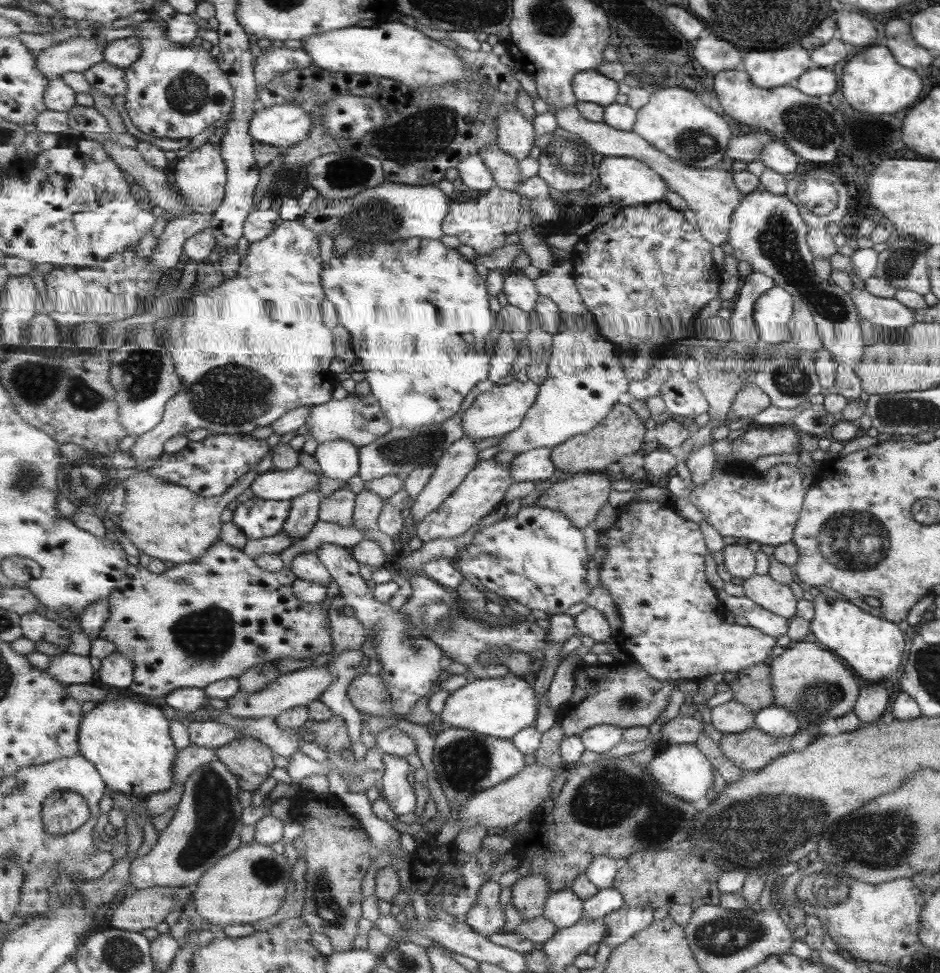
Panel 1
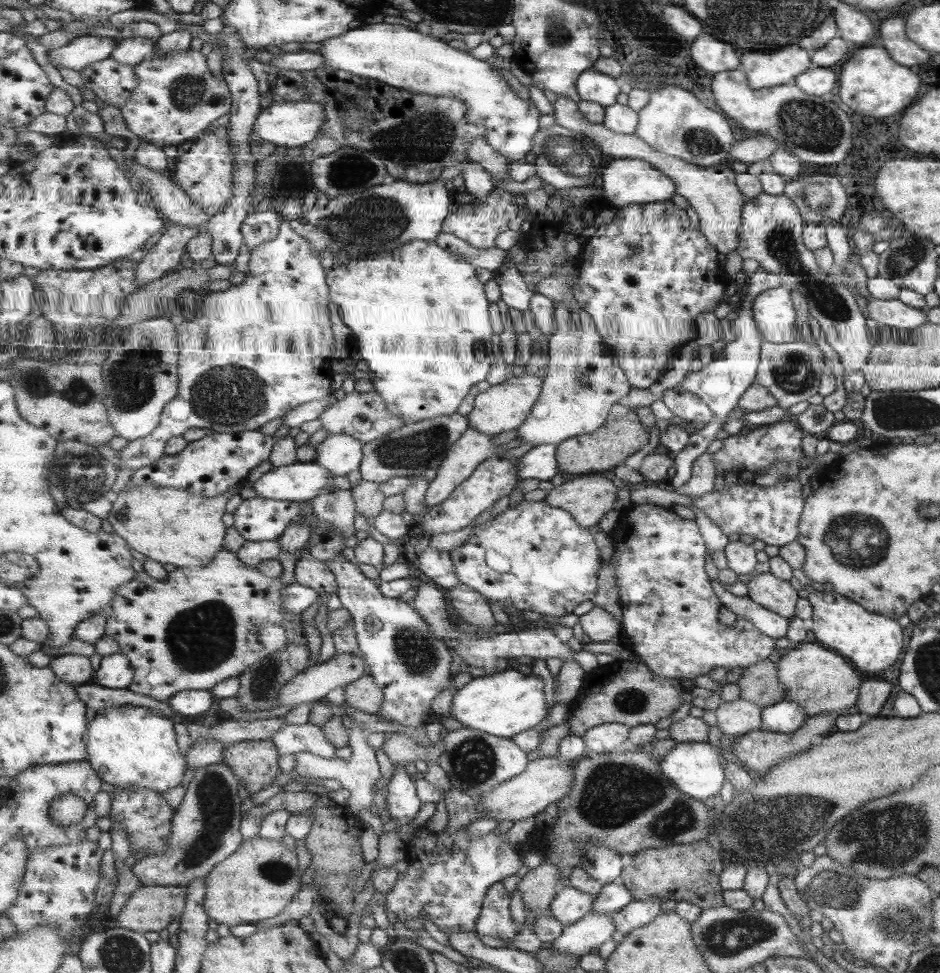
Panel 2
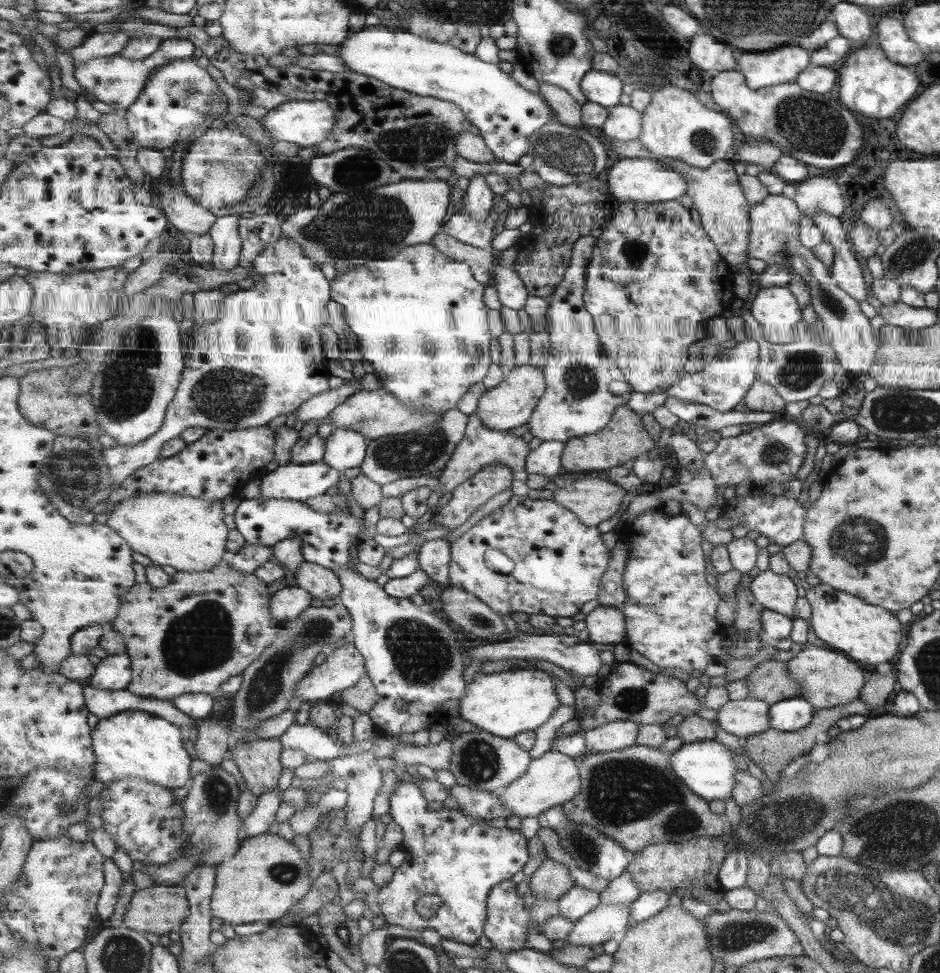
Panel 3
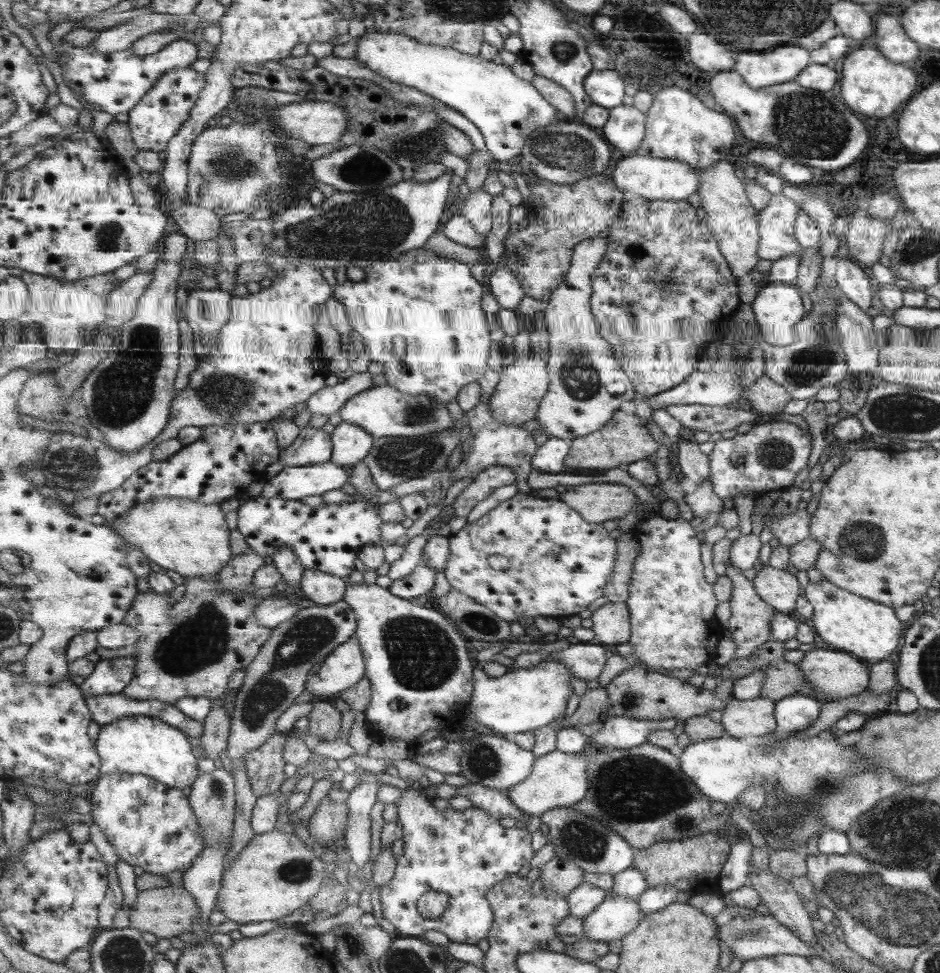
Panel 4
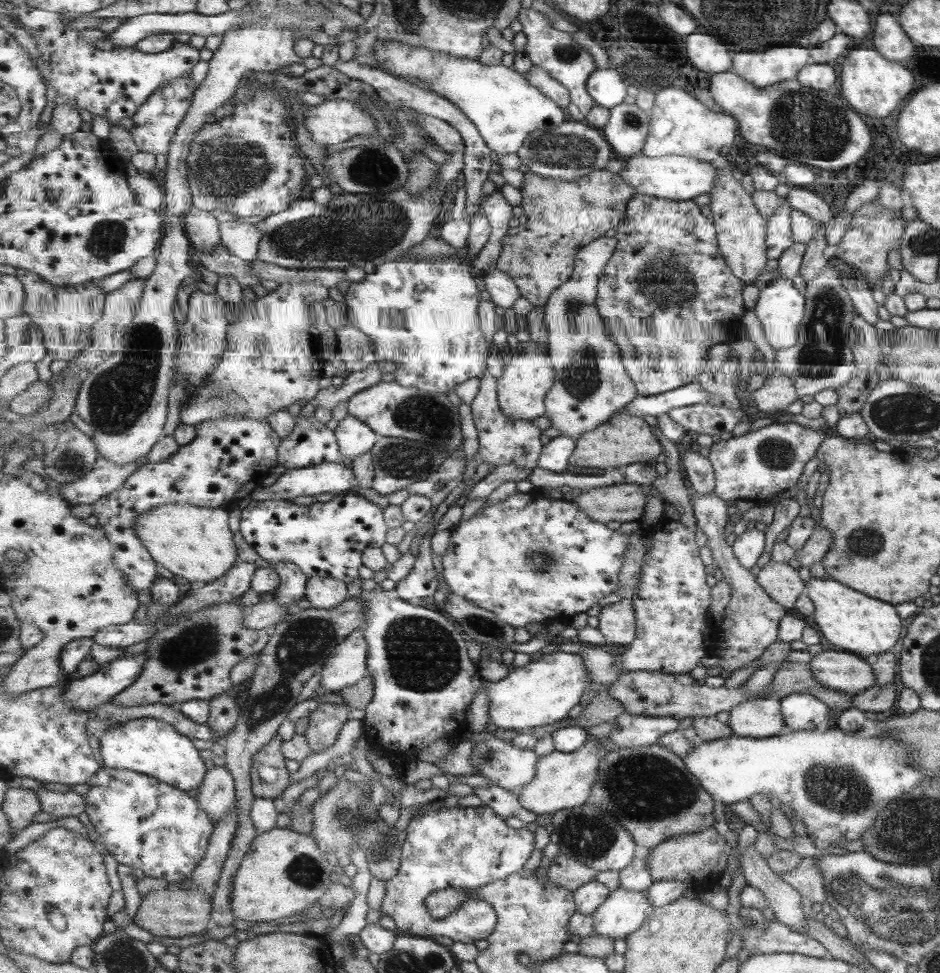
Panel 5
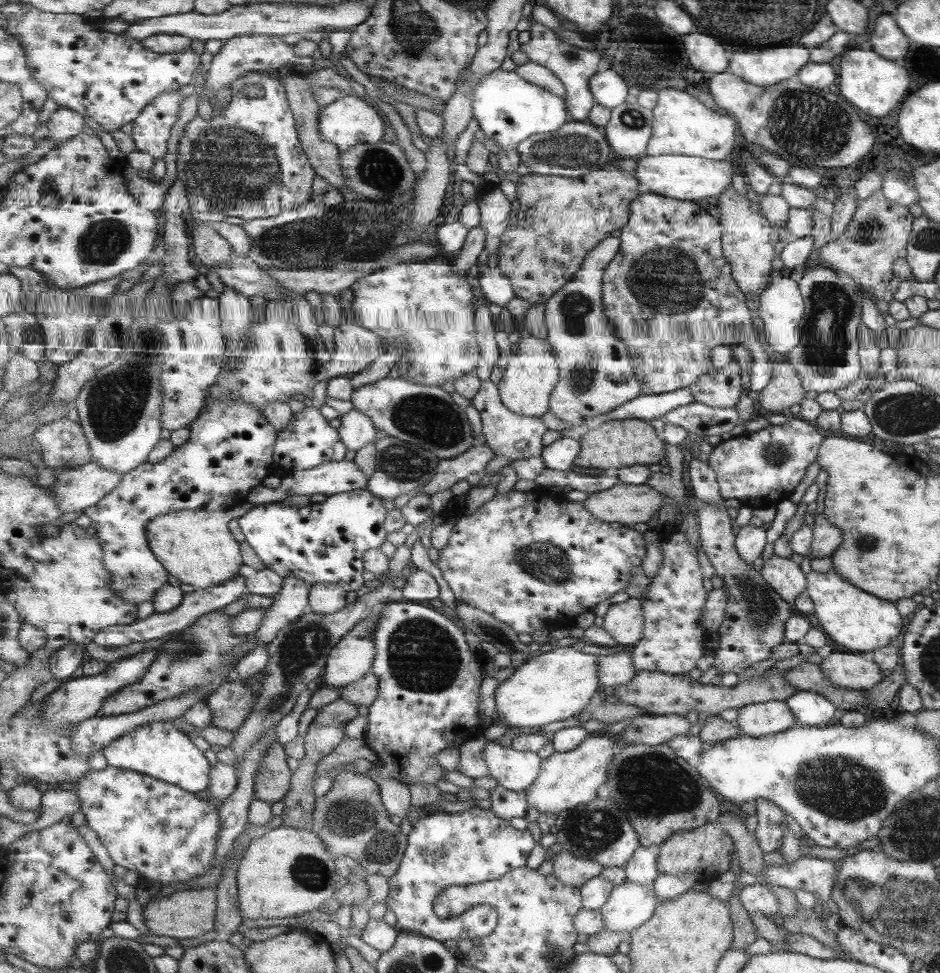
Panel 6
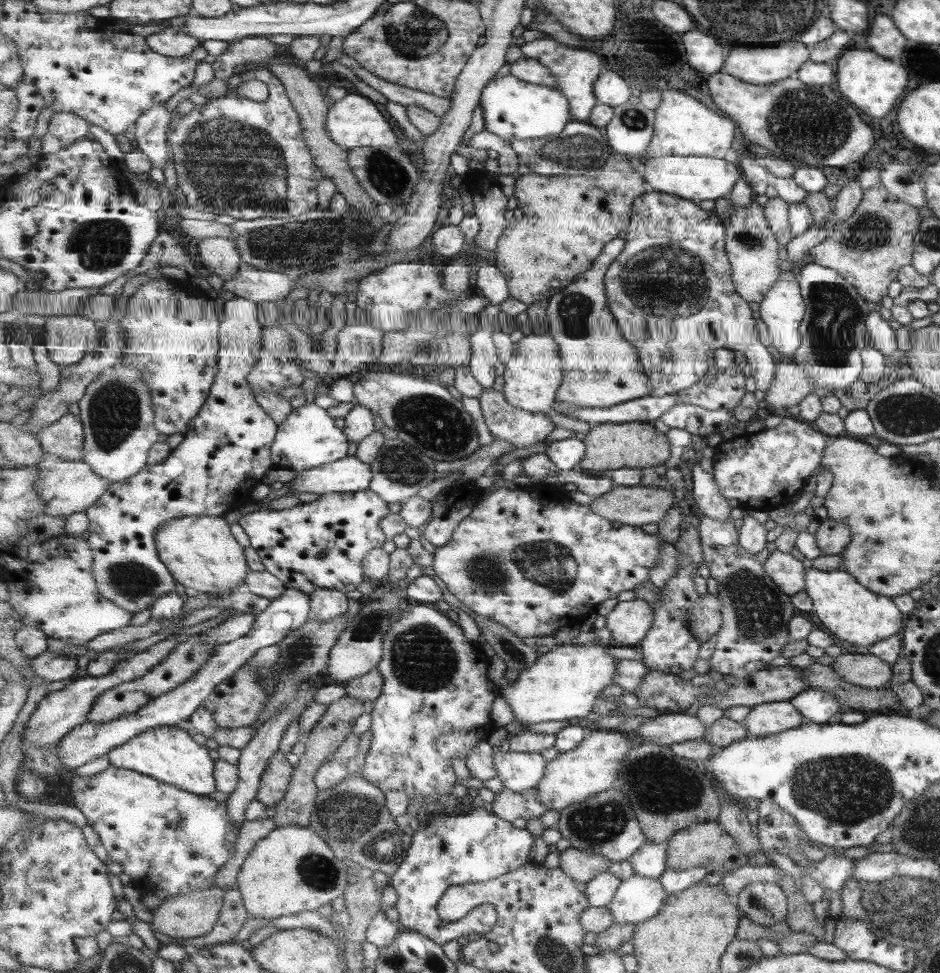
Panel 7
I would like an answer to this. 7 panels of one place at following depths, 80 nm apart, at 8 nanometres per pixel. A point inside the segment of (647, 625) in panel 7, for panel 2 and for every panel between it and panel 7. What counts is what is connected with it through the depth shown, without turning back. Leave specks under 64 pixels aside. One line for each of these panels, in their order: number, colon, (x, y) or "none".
2: (600, 625)
3: (606, 625)
4: (611, 623)
5: (617, 622)
6: (625, 622)

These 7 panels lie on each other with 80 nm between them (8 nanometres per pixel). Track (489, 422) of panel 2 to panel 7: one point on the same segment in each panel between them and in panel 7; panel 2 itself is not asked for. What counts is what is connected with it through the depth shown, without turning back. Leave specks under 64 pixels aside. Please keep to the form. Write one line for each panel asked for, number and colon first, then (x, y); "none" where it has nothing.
3: (511, 404)
4: (523, 385)
5: (523, 387)
6: (532, 373)
7: (532, 377)

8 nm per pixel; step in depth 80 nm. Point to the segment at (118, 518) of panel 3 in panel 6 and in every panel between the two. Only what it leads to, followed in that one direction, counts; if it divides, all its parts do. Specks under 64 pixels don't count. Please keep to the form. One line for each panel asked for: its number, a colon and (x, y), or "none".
4: (193, 539)
5: (195, 543)
6: (197, 547)

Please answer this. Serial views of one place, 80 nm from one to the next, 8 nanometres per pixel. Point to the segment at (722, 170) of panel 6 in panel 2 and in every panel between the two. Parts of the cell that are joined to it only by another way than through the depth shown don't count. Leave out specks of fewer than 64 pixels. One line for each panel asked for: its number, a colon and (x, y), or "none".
2: (626, 181)
3: (647, 180)
4: (654, 178)
5: (680, 178)

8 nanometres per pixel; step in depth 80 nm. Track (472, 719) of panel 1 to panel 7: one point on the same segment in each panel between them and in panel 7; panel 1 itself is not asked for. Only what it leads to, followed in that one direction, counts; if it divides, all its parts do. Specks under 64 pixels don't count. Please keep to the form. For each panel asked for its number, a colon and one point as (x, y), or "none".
2: (505, 704)
3: (507, 703)
4: (522, 700)
5: (539, 694)
6: (557, 683)
7: (562, 685)

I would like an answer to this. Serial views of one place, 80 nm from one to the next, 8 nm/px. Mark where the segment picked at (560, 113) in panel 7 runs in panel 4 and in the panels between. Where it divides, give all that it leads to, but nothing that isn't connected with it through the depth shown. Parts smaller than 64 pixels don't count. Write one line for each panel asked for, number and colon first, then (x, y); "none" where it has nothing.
4: (507, 109)
5: (505, 106)
6: (509, 109)

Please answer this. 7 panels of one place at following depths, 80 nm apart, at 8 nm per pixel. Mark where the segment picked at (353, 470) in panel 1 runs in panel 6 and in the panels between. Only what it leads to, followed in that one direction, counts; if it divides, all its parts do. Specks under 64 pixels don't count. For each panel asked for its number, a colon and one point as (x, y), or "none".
2: (342, 454)
3: (345, 449)
4: (351, 444)
5: (355, 438)
6: (356, 430)

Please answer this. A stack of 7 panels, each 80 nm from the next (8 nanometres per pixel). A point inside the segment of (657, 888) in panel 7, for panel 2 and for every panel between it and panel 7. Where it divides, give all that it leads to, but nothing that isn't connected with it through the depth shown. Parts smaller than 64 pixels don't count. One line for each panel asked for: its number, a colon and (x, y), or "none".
2: (591, 931)
3: (607, 922)
4: (615, 917)
5: (624, 912)
6: (630, 906)

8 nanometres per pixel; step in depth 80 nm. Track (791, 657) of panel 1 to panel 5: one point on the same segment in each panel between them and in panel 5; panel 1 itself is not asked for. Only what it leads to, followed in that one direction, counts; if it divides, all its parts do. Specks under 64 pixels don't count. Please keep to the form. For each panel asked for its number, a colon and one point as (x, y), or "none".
2: (818, 679)
3: (825, 678)
4: (832, 675)
5: (837, 670)

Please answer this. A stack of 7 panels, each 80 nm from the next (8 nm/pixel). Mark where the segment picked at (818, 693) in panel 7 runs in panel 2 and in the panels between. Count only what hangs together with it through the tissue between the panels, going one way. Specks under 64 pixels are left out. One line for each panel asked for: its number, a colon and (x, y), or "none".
2: (785, 716)
3: (788, 715)
4: (794, 713)
5: (800, 711)
6: (809, 708)

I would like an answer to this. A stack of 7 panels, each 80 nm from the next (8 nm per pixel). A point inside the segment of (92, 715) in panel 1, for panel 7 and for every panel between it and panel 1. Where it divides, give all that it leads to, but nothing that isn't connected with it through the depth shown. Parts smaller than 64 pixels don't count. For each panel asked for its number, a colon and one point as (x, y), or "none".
2: (130, 746)
3: (131, 743)
4: (143, 745)
5: (153, 747)
6: (158, 749)
7: (167, 753)

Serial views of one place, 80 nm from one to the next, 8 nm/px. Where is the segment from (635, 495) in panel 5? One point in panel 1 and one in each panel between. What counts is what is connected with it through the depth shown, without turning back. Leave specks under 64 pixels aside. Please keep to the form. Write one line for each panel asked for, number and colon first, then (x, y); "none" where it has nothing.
1: (580, 498)
2: (589, 498)
3: (594, 500)
4: (598, 502)

